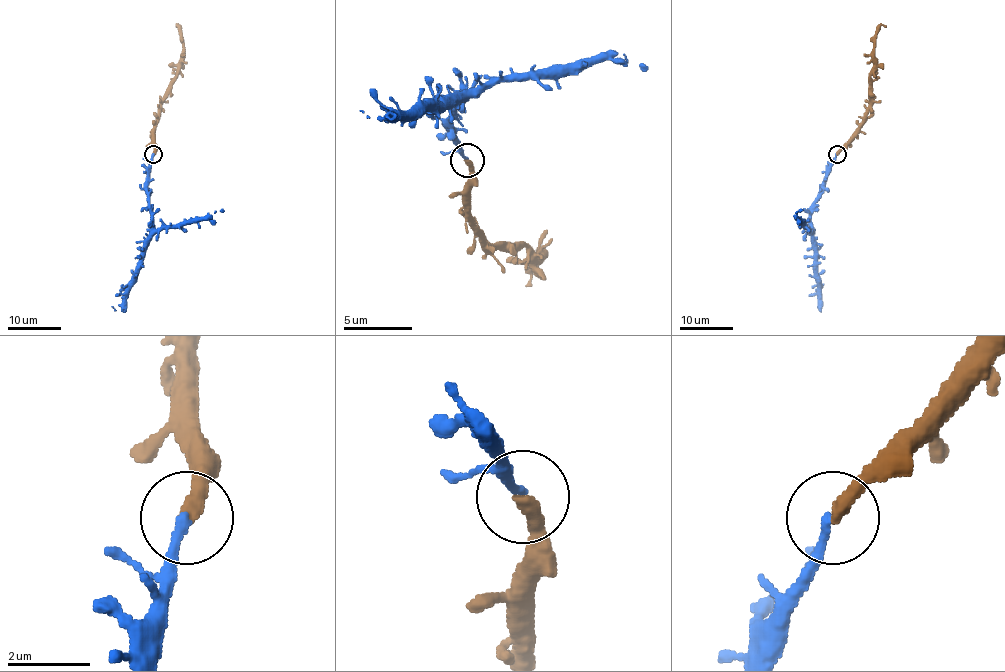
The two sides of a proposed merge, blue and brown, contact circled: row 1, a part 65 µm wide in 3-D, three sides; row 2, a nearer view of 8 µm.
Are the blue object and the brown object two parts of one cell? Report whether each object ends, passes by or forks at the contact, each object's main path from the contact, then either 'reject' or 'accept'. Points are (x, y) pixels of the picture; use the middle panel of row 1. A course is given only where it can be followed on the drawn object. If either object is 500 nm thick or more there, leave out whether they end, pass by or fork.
blue ends | brown ends | blue via (466, 157), (452, 127), (456, 99), (463, 93), (452, 103), (432, 103), (422, 113), (367, 116), (360, 110) | brown via (466, 161), (469, 219), (486, 242), (521, 242), (534, 256), (544, 256), (524, 287) | accept

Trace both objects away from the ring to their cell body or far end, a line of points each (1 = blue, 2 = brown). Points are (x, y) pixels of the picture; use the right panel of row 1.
1: (836, 154), (810, 216), (820, 309), (817, 306)
2: (837, 154), (859, 124), (869, 106), (869, 77), (874, 65), (877, 29), (881, 25), (886, 26)

